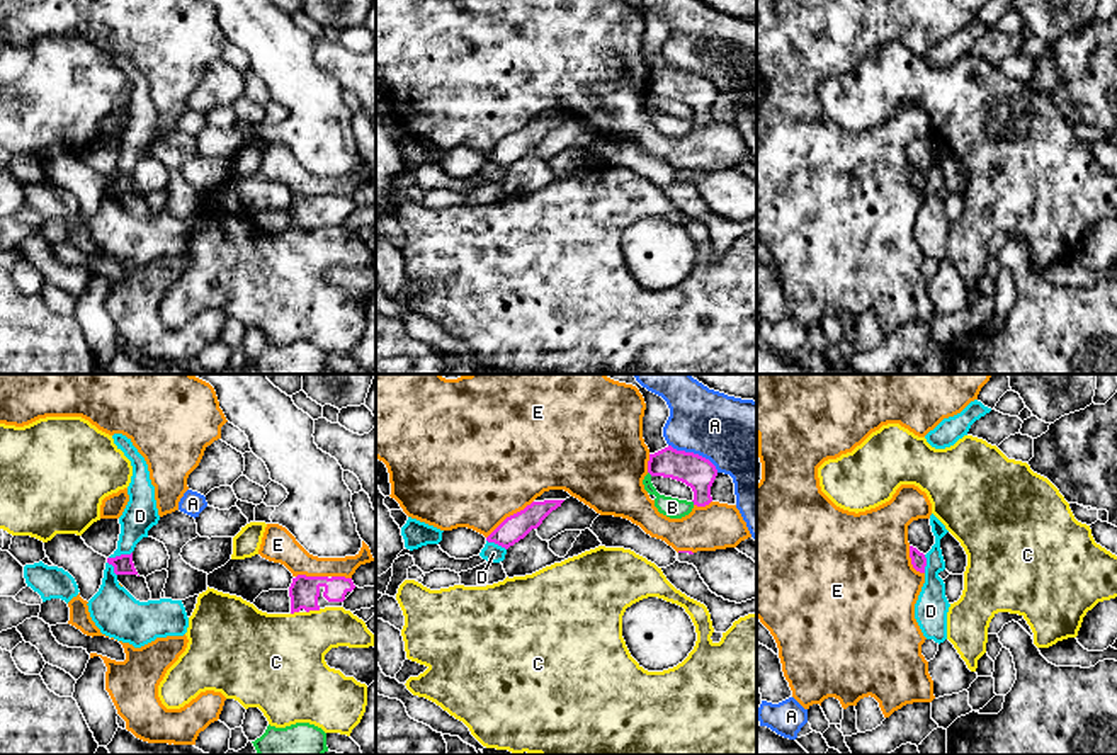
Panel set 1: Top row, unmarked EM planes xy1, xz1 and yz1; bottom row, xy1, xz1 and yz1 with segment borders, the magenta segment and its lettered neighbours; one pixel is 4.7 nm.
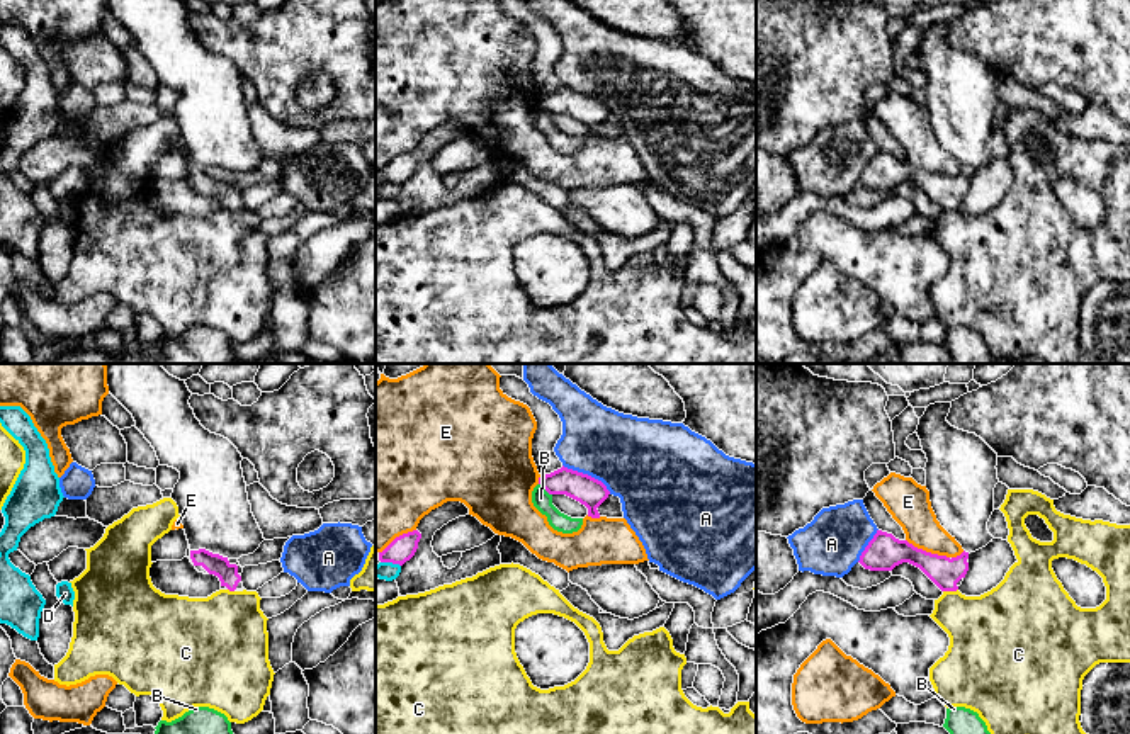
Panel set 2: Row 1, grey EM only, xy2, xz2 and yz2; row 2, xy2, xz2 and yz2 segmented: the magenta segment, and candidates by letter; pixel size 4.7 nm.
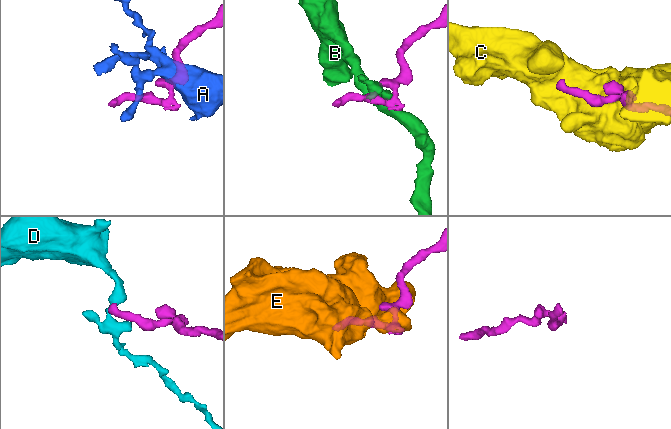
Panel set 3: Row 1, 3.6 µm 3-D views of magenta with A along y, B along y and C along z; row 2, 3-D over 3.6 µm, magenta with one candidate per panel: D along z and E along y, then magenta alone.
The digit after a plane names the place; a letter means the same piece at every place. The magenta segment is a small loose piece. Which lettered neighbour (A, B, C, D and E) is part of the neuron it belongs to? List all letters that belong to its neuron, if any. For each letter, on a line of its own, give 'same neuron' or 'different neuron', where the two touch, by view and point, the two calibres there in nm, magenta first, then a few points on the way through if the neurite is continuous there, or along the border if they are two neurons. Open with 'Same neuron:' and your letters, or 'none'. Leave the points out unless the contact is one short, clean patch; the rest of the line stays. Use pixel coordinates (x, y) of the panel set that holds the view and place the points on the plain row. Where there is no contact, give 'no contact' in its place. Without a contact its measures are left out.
Same neuron: none
A: different neuron; contact xz1 (692, 72); calibres 160 and 360 nm
B: different neuron; contact xz2 (544, 107); calibres 140 and 90 nm
C: different neuron; contact yz2 (950, 209); calibres 150 and 340 nm
D: different neuron; contact xy1 (121, 174); calibres 100 and 160 nm; border xy1 (131, 170), (109, 177)
E: different neuron; contact xz1 (510, 135); calibres 120 and 500 nm

